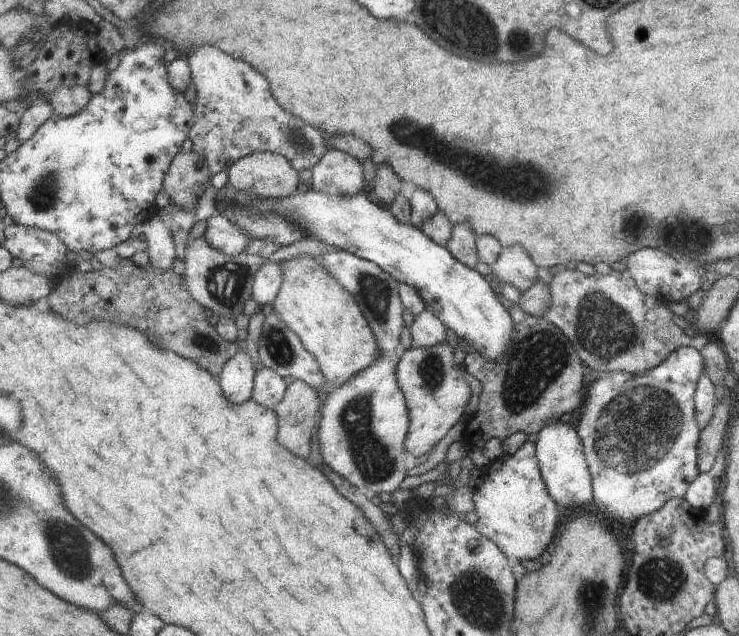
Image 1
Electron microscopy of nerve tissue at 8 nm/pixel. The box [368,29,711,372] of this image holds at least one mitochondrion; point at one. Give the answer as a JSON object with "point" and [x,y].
{"point":[500,178]}

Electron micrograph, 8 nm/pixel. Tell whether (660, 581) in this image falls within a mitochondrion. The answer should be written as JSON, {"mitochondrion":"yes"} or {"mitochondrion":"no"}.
{"mitochondrion":"yes"}

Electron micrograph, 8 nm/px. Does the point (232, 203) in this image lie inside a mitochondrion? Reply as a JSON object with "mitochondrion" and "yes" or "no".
{"mitochondrion":"no"}

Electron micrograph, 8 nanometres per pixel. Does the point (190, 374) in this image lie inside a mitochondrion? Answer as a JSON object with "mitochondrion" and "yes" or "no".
{"mitochondrion":"no"}

